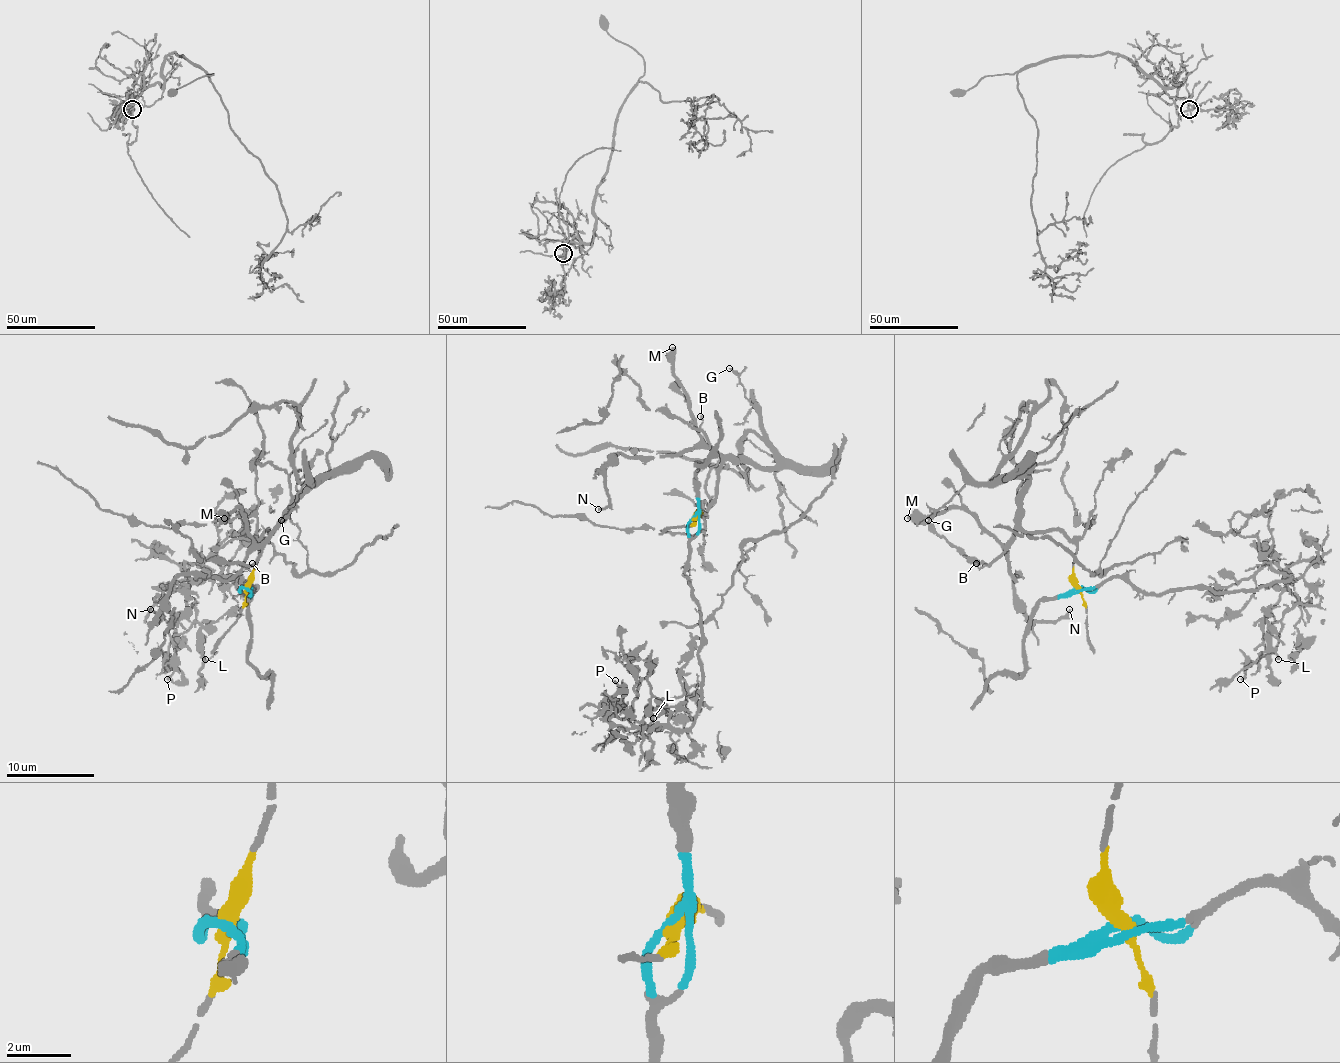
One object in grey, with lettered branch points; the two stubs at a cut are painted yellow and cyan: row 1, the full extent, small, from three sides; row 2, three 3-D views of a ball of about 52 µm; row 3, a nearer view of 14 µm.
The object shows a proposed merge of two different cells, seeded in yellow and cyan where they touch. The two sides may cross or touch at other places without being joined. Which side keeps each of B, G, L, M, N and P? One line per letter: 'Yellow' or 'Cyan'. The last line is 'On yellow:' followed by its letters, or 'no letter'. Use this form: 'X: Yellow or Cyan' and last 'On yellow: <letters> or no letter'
B: Yellow
G: Yellow
L: Cyan
M: Yellow
N: Yellow
P: Cyan
On yellow: B, G, M, N

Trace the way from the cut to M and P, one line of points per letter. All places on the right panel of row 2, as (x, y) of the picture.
M: (1076, 587), (1076, 547), (1056, 530), (1019, 532), (1006, 543), (957, 508), (907, 519)
P: (1076, 587), (1096, 591), (1127, 578), (1149, 593), (1259, 591), (1287, 578), (1298, 600), (1278, 644), (1241, 679)

